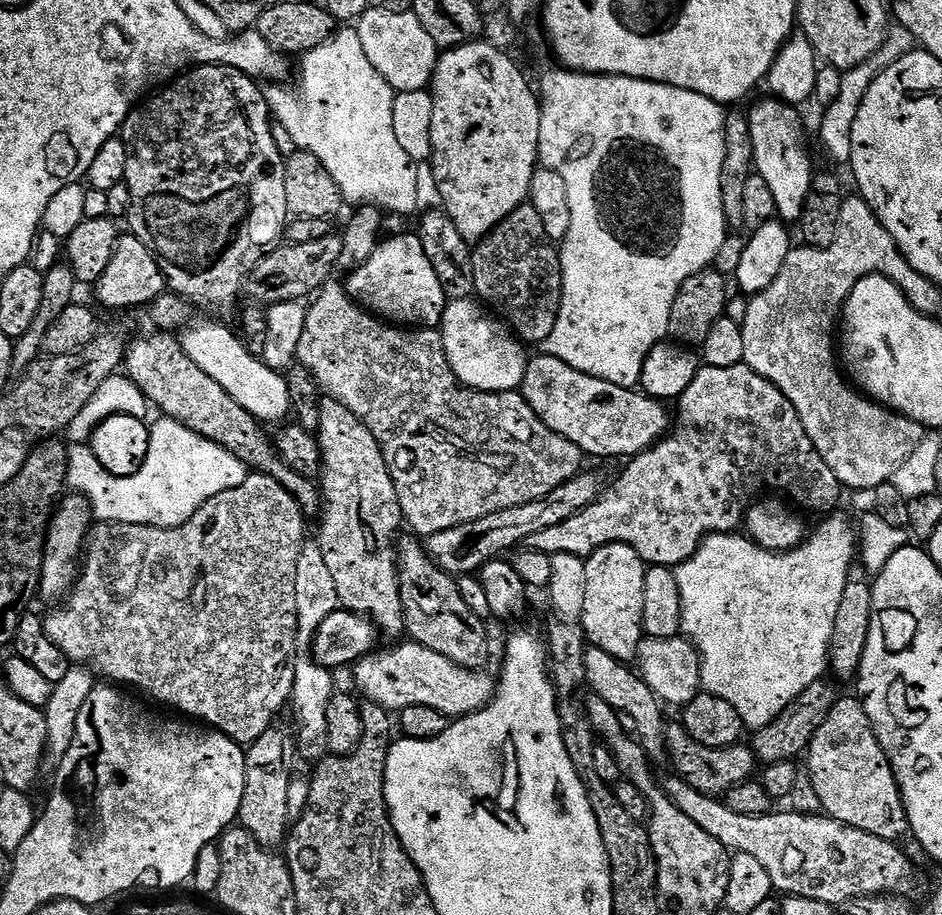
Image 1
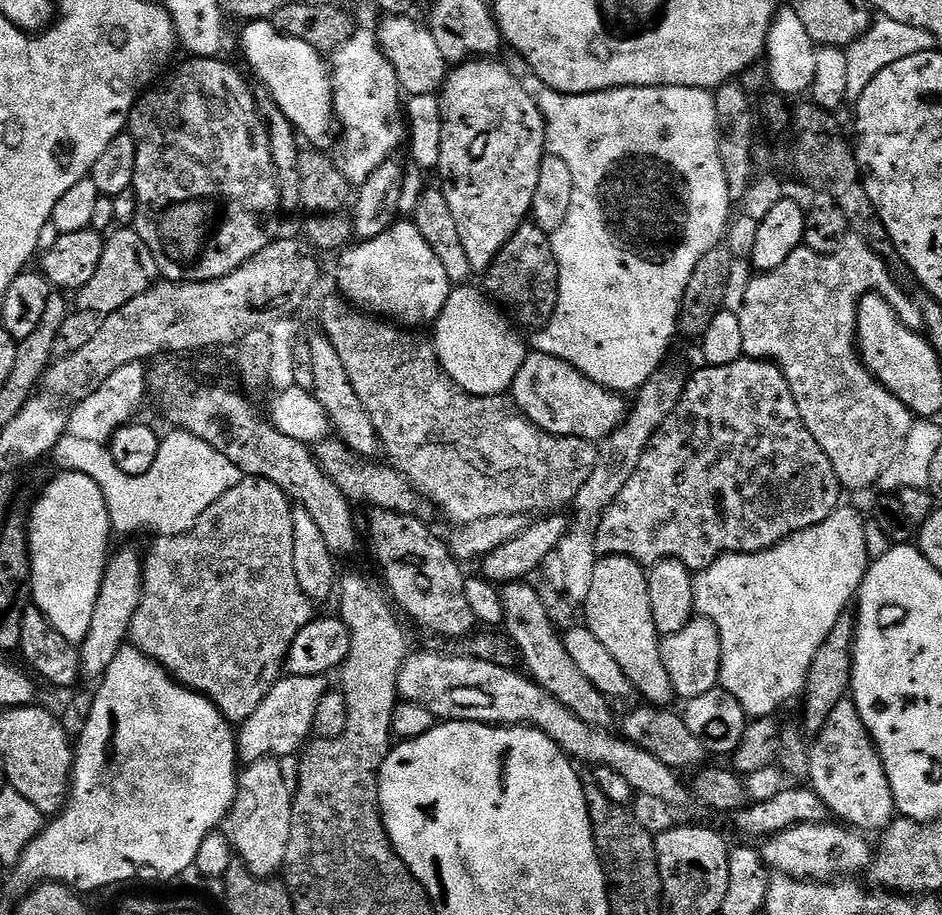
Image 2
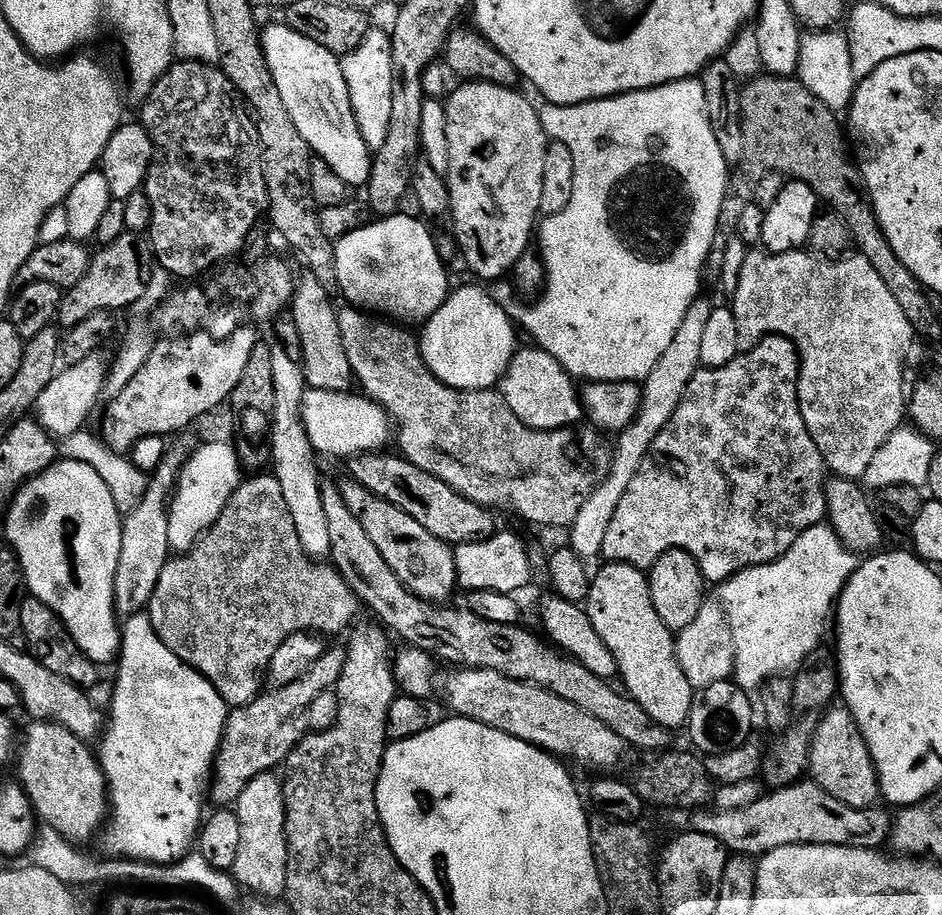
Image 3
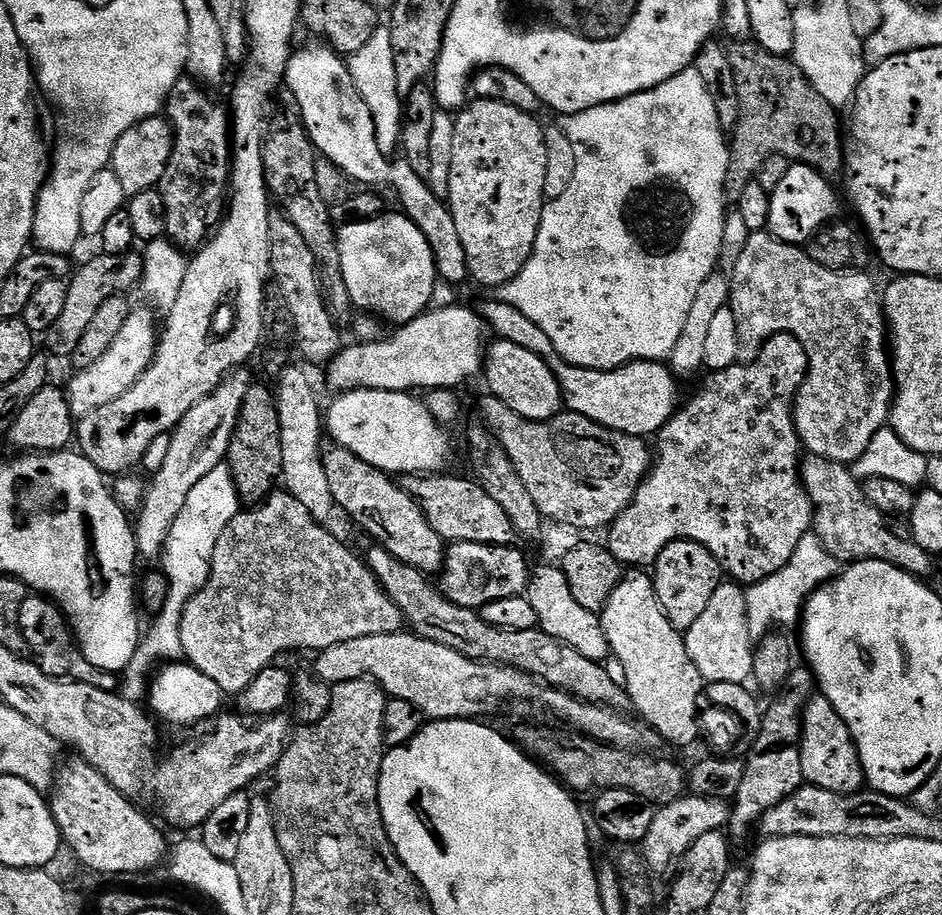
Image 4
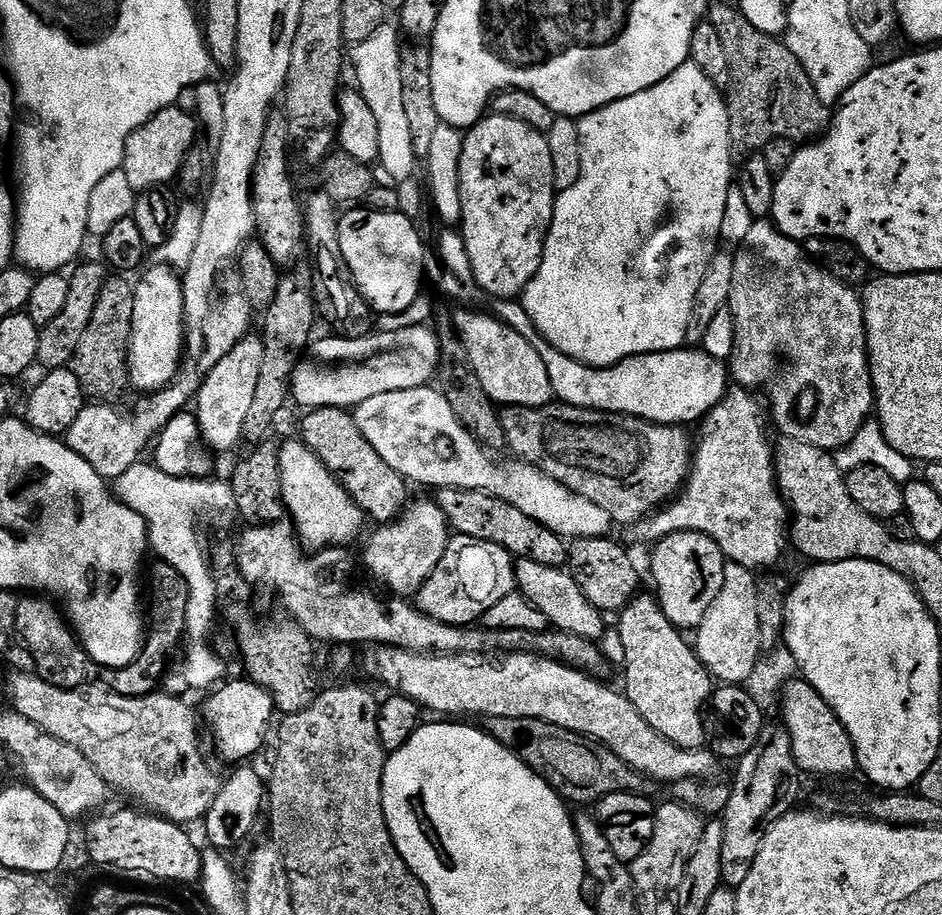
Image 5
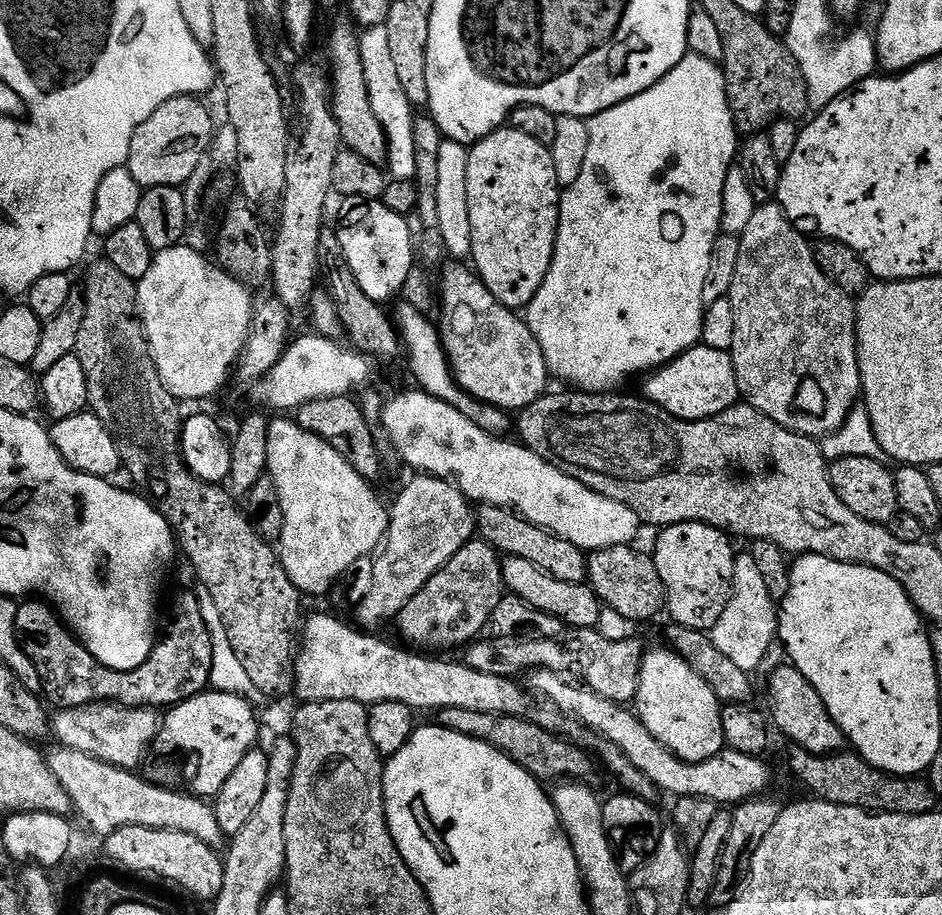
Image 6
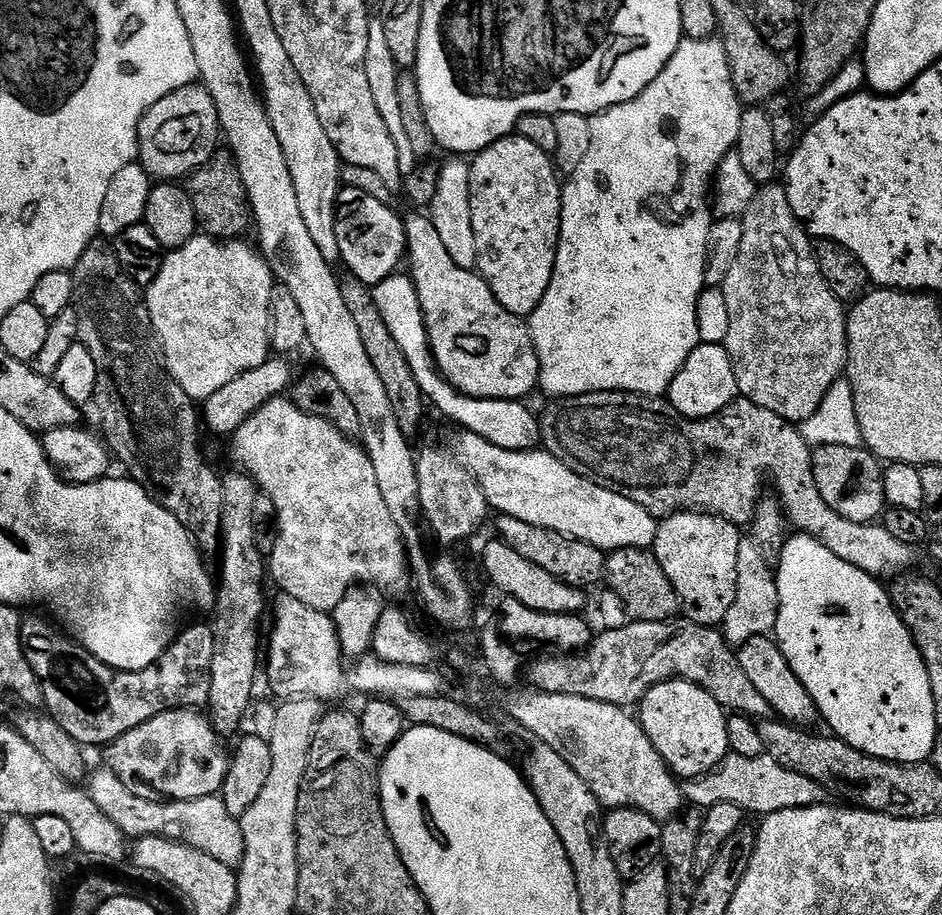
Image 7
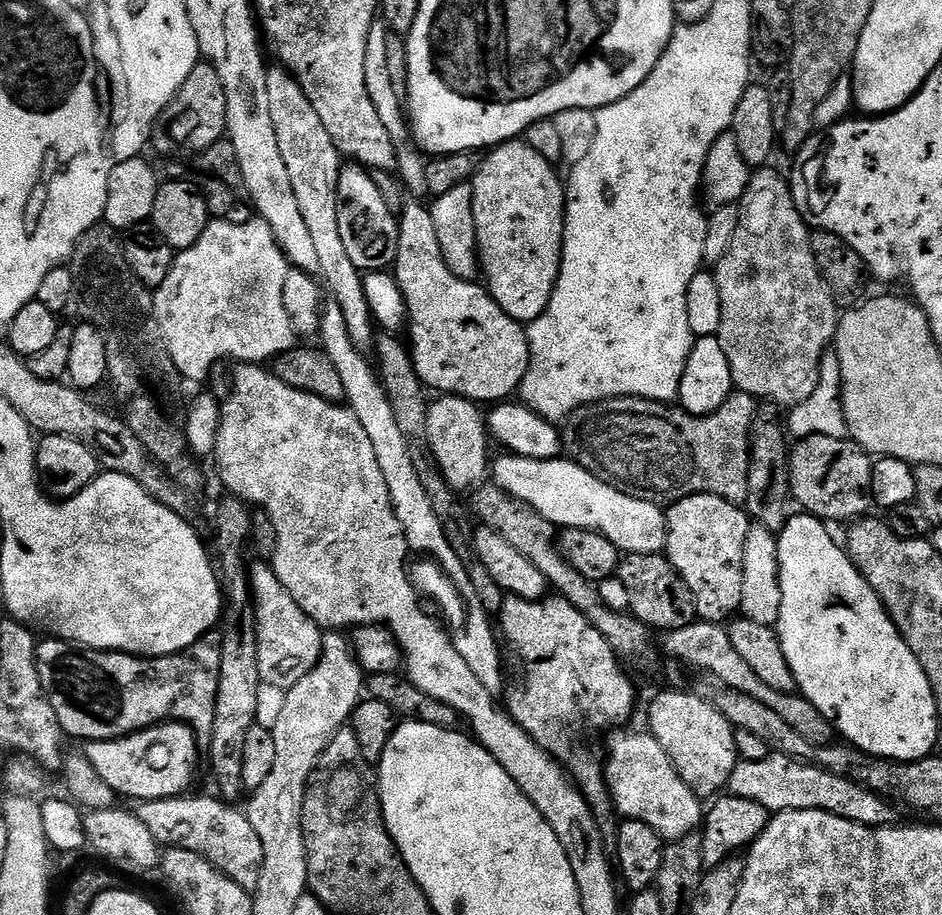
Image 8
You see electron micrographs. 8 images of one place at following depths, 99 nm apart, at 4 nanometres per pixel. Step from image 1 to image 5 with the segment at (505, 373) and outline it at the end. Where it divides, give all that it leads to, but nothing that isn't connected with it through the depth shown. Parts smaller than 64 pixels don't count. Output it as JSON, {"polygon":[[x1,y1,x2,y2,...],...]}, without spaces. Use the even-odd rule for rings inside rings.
{"polygon":[[428,326,393,332,376,330,353,340,328,334,325,340,319,340,315,341,310,358,301,360,296,373,292,375,291,399,297,400,304,410,355,410,362,402,366,402,366,398,374,398,378,394,425,387,440,367,440,343,435,331]]}

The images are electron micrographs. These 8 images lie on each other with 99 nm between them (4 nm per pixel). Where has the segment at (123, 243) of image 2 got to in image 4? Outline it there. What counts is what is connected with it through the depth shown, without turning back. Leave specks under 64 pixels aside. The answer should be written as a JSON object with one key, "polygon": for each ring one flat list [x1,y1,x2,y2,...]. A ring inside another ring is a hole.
{"polygon":[[133,250,126,254,96,254,93,260,88,260,84,265,77,267,67,281,66,302,62,315,54,321,48,332,43,333,42,344,49,348,47,351,53,357,75,357,78,342,82,342,82,334,86,334,90,321,98,309,110,298,124,296,132,287,139,285,144,279,144,257,139,251]]}

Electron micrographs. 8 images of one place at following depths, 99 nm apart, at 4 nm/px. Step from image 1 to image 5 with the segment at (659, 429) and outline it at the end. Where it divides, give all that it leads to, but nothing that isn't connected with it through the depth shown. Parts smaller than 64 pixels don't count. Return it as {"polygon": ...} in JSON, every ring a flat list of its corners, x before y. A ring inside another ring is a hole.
{"polygon":[[460,310,454,316,454,327,482,390,498,406,509,408,547,408,554,397,550,386,546,364,534,350,534,346,518,334,517,330,504,324,499,317,482,310]]}

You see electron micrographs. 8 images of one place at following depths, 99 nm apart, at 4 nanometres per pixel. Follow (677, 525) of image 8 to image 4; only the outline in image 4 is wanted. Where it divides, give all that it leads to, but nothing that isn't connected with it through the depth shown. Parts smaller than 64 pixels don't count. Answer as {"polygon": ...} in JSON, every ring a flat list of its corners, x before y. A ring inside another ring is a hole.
{"polygon":[[675,540,662,550,662,554,658,554,654,579,658,602,667,614,668,621,675,628,687,630,694,626,694,622,698,622,698,617,702,615,702,610,706,610,710,598,714,598,714,590,718,590,722,583,722,569,714,554,706,550,706,546,689,540]]}

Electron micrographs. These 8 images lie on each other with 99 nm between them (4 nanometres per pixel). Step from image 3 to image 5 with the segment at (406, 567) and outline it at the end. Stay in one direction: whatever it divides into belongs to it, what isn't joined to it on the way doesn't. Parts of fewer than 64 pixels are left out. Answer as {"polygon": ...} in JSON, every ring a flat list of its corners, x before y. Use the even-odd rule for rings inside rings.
{"polygon":[[313,408,303,415,299,439,340,481,350,498,364,511,365,517,369,521,377,520,375,523,380,526,399,520,401,512,410,503,409,481,400,476,398,470,386,466,382,454,362,438,355,415,346,408]]}

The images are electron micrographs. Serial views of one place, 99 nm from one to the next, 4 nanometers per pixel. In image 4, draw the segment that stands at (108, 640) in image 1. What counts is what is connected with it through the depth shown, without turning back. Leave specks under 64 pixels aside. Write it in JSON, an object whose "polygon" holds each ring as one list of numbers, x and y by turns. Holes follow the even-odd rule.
{"polygon":[[277,490,271,492,262,503,245,507,230,522,230,526,222,530,222,538,218,538,218,546,214,546,214,558,206,586,202,586,202,590,198,590,198,594,194,594,194,598,188,600,180,613,183,659,202,674,206,674,210,682,220,687,221,693,244,692,246,686,250,686,250,682,256,680,257,674,266,670,275,661,272,659,282,655,283,652,292,652,295,648,309,648,312,654,319,654,330,646,338,646,338,642,351,642,354,638,370,638,370,634,394,634,405,627,406,621,402,610,398,610,396,603,384,593,383,586,377,582,376,575,368,569,367,563,361,557,359,560,346,545,340,544,339,538,334,533,327,532,324,528,327,527,321,521,315,520,310,510,306,510,306,506,298,502,298,498,294,498,287,490]]}

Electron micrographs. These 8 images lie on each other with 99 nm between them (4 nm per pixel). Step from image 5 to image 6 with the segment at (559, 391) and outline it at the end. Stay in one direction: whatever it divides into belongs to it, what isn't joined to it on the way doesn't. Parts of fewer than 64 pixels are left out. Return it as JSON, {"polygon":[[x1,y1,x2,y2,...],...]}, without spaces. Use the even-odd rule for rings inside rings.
{"polygon":[[703,344,684,352,671,364,655,369,645,380,645,397,680,420,714,417,732,408,740,398,731,353]]}

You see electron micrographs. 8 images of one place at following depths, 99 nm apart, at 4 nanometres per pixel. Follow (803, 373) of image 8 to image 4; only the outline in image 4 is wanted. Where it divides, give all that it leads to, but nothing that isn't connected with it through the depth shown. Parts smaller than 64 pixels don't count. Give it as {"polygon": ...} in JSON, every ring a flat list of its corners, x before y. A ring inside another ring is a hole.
{"polygon":[[753,232,738,266,730,269,732,298,730,306,738,322,740,360,755,360,762,346,774,334,794,334,808,355,808,373,796,396,794,415,801,445,811,455,852,465,870,446,870,438,889,423,892,415,894,381,890,359,890,336,886,331,884,305,876,284,864,270,835,272,818,266,803,247,776,239,771,232]]}

